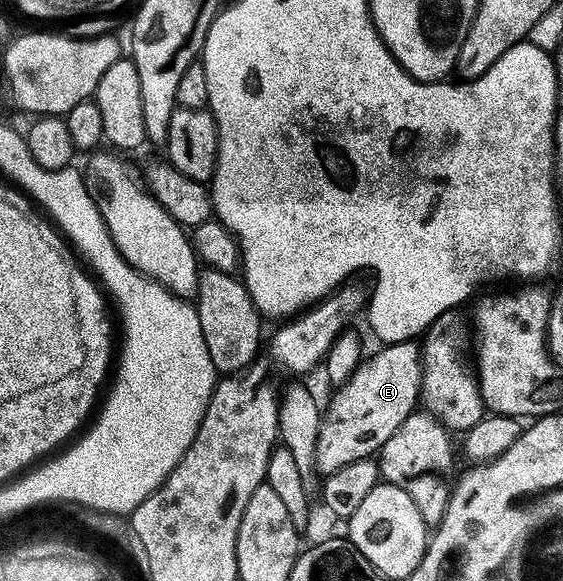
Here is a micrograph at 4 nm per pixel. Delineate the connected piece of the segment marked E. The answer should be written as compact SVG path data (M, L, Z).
M417 342L387 343L377 348L379 351L369 359L363 358L359 366L351 373L346 383L335 390L330 404L325 404L322 411L322 424L316 437L316 461L314 470L325 477L336 473L336 469L344 469L344 465L352 465L352 461L369 459L377 456L382 446L404 425L409 415L415 414L422 394L422 348Z

